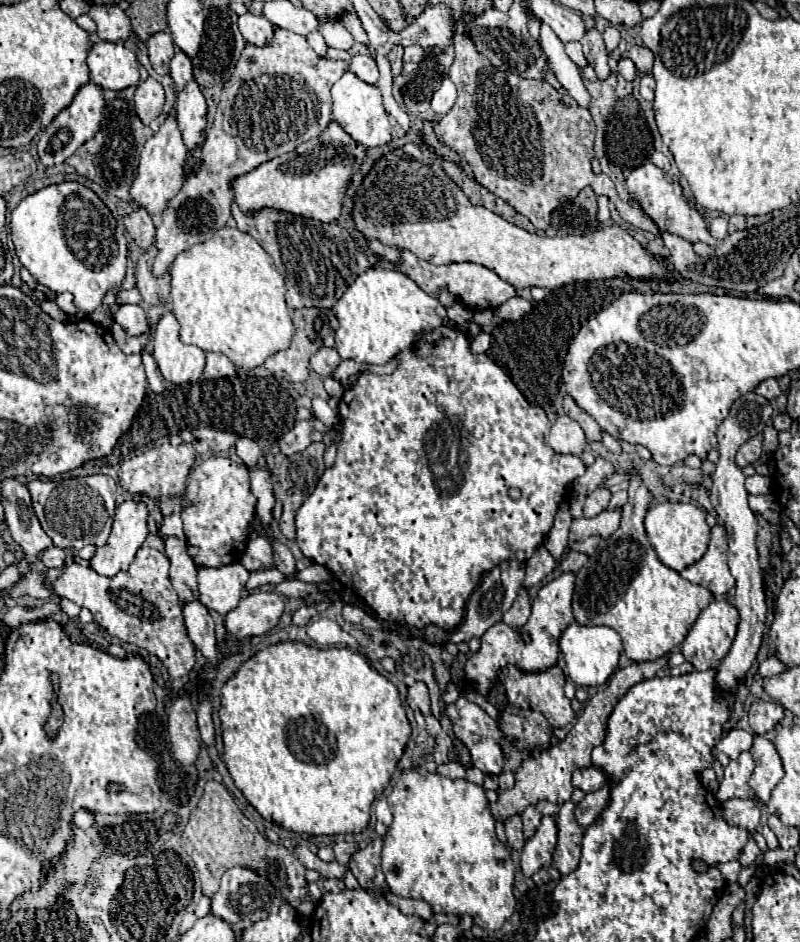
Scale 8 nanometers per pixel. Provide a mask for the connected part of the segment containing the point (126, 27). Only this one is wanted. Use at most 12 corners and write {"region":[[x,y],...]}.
{"region":[[94,4],[88,12],[98,36],[128,40],[128,16],[114,4]]}

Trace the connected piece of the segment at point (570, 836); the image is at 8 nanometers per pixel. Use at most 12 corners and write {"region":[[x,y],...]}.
{"region":[[574,804],[556,814],[558,842],[552,866],[568,874],[578,866],[582,828]]}

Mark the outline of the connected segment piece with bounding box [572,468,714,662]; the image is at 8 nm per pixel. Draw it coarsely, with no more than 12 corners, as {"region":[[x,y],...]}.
{"region":[[630,468],[622,524],[578,570],[578,624],[648,662],[714,598],[658,560]]}

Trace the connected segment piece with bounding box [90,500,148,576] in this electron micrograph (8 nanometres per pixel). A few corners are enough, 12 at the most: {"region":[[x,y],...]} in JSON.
{"region":[[142,502],[116,508],[110,538],[90,568],[128,570],[148,536]]}

